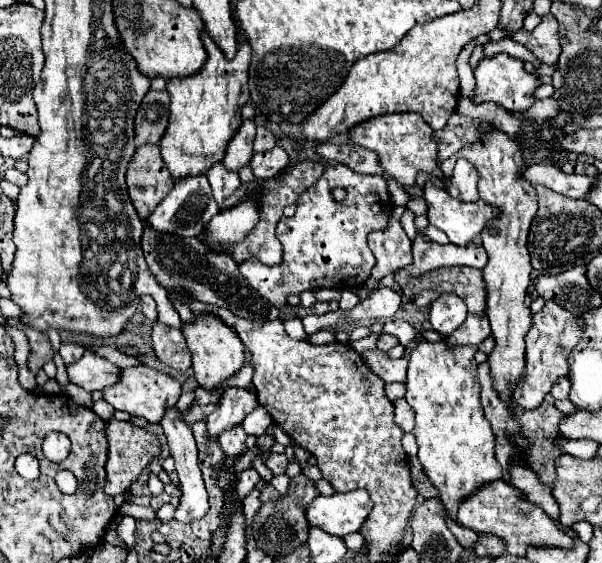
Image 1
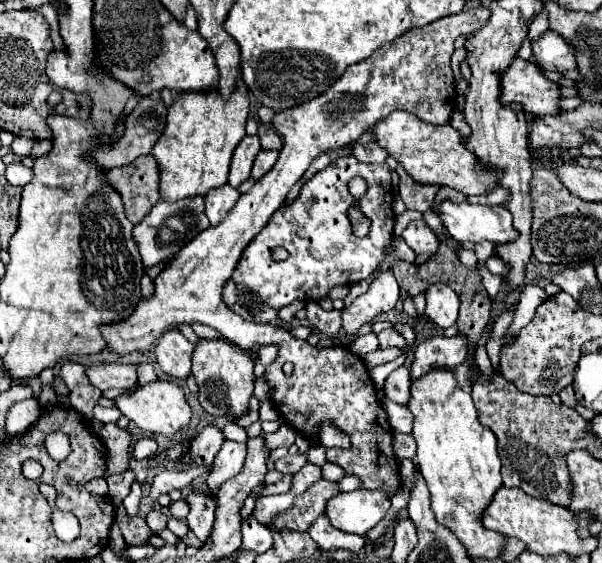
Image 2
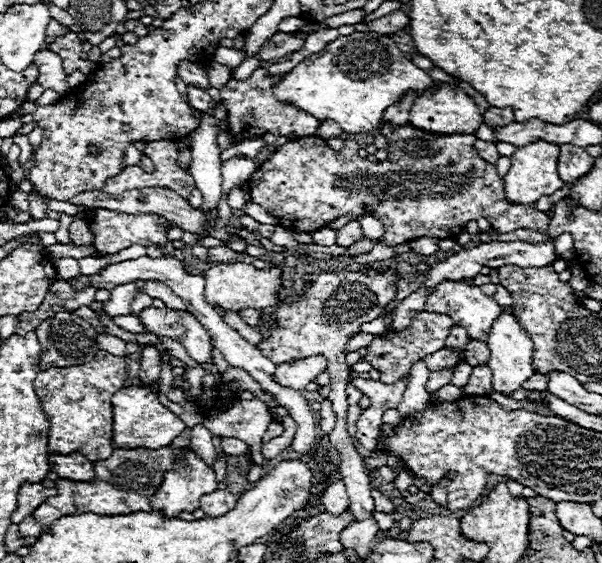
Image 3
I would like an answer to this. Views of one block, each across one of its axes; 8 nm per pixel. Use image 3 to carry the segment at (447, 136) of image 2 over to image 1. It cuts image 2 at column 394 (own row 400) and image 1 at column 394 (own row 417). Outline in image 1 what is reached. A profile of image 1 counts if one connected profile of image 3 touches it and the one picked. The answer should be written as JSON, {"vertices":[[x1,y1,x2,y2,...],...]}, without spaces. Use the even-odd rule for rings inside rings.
{"vertices":[[416,112,376,116,376,118,370,118,370,120,358,124,348,134,350,134,354,144,360,144,364,148,378,152,384,172,388,172,402,186,414,186,416,176,420,172,430,174,438,180,450,180,444,176,440,162,438,162,438,142,432,138,434,130]]}

